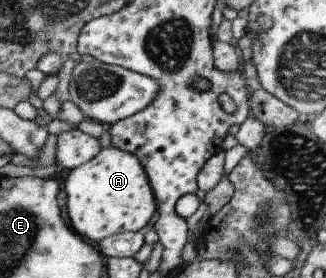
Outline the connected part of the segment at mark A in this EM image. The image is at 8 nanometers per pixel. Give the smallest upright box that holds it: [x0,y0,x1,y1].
[63,147,156,245]

